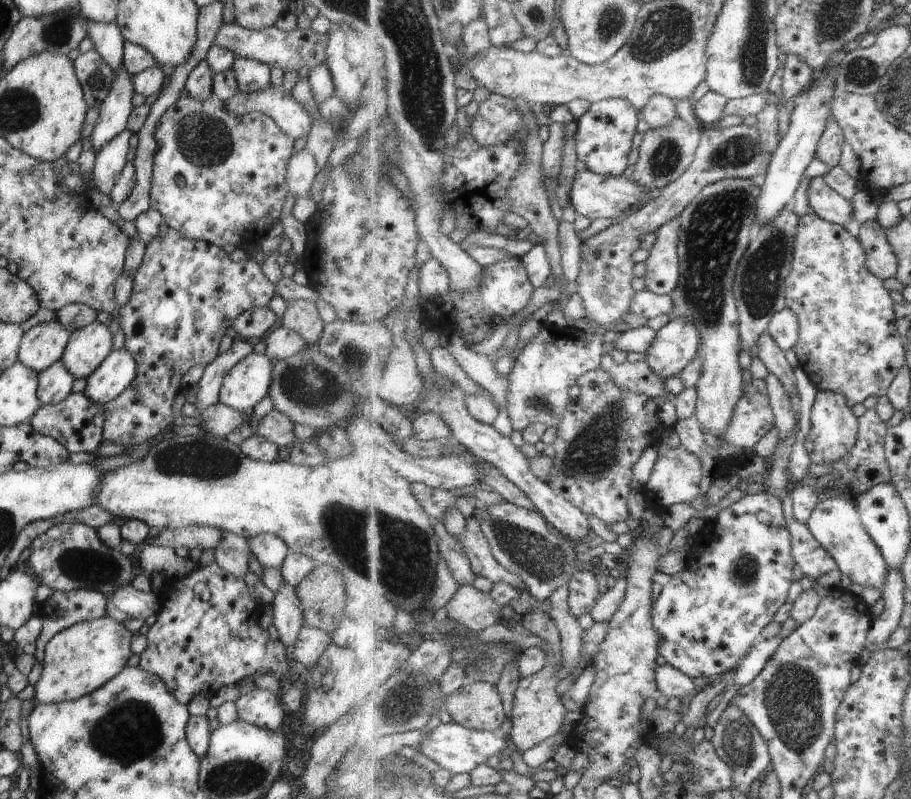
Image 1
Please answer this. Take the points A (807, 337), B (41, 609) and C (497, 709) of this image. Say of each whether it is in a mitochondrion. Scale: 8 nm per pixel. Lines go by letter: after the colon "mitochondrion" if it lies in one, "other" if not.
A: other
B: other
C: other

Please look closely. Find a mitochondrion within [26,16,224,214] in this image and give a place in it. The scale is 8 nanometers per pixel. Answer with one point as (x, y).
(55, 34)

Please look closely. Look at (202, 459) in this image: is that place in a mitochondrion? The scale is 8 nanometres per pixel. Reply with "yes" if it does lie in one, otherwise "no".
yes

